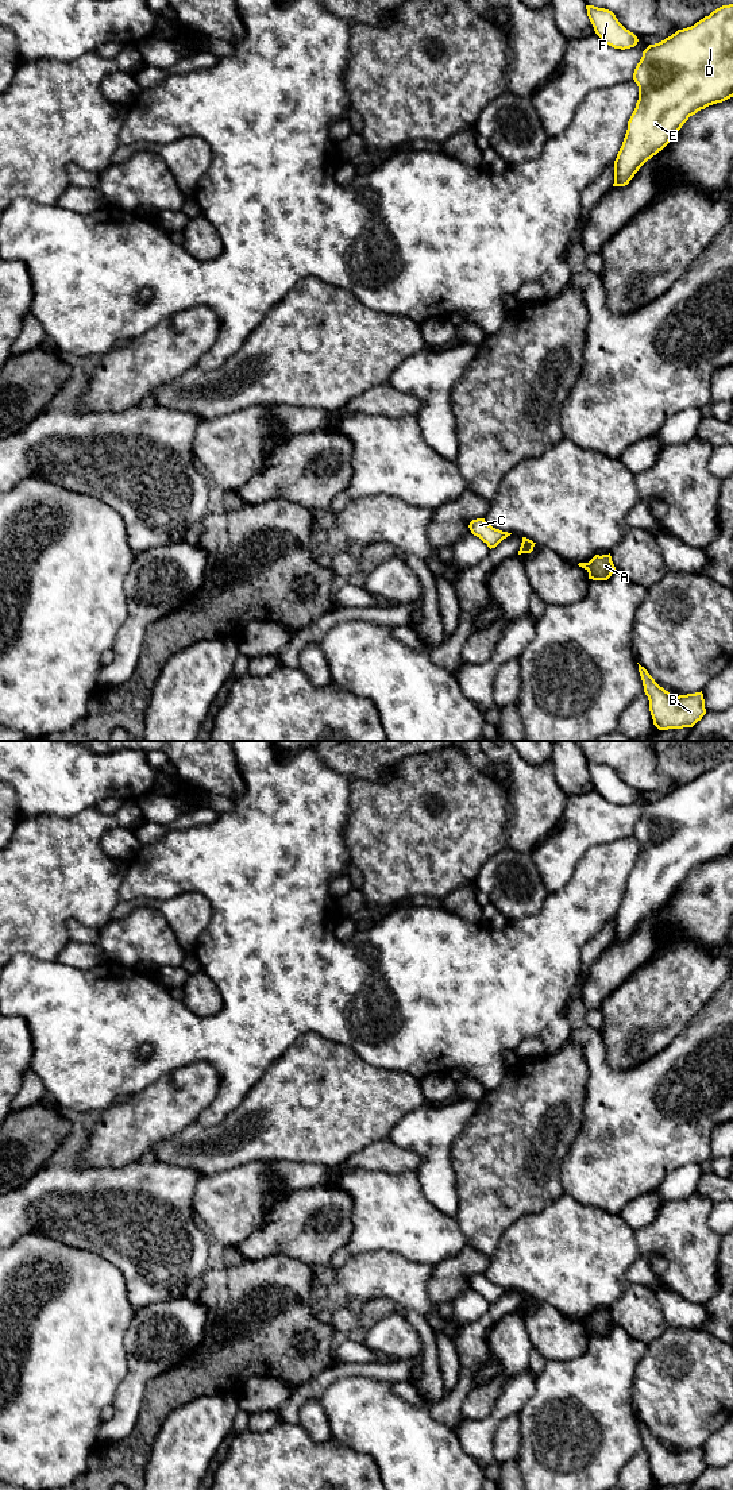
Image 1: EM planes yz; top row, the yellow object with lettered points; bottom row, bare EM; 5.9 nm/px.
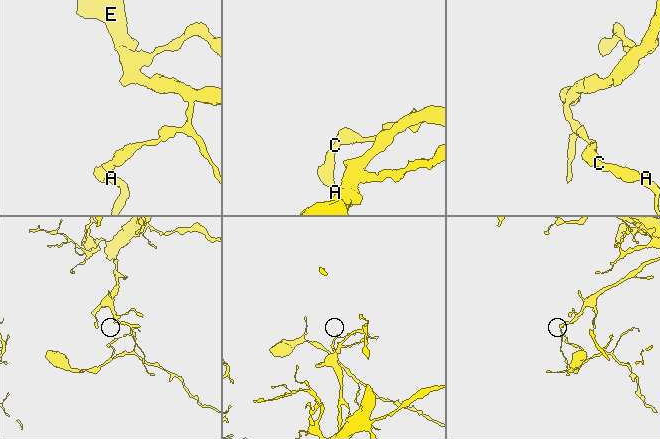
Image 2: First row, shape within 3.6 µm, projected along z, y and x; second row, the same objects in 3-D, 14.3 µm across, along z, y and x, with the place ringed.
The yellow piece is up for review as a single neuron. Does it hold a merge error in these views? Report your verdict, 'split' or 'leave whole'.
split

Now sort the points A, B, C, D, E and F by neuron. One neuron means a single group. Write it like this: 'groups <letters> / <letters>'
groups A B / C D E F

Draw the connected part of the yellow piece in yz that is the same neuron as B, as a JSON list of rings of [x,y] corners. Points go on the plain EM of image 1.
[[[639,1420],[653,1481],[659,1486],[693,1483],[706,1470],[703,1450],[672,1452]]]

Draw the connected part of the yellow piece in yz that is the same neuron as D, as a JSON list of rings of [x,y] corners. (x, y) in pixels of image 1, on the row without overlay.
[[[733,760],[722,761],[694,781],[649,800],[643,807],[633,835],[639,842],[639,856],[614,916],[613,942],[628,941],[639,925],[670,899],[690,872],[733,853]]]

